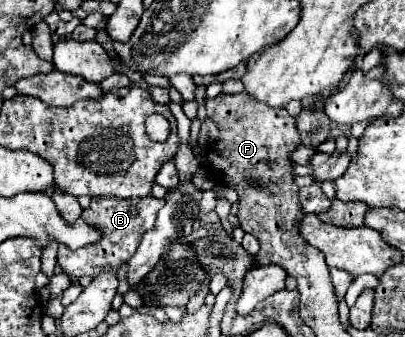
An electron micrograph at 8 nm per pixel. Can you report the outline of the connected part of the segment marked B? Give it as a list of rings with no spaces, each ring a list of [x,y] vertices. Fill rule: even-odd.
[[[153,195],[131,197],[131,199],[95,199],[87,209],[83,209],[81,219],[85,223],[89,223],[91,227],[99,229],[101,239],[97,243],[91,243],[83,249],[75,249],[75,251],[69,251],[69,247],[61,245],[57,263],[61,265],[63,273],[67,273],[73,279],[83,277],[83,275],[95,277],[101,267],[109,265],[109,267],[117,269],[121,263],[129,261],[133,257],[133,253],[137,251],[143,233],[155,225],[159,207],[163,207],[163,201],[155,199]]]

